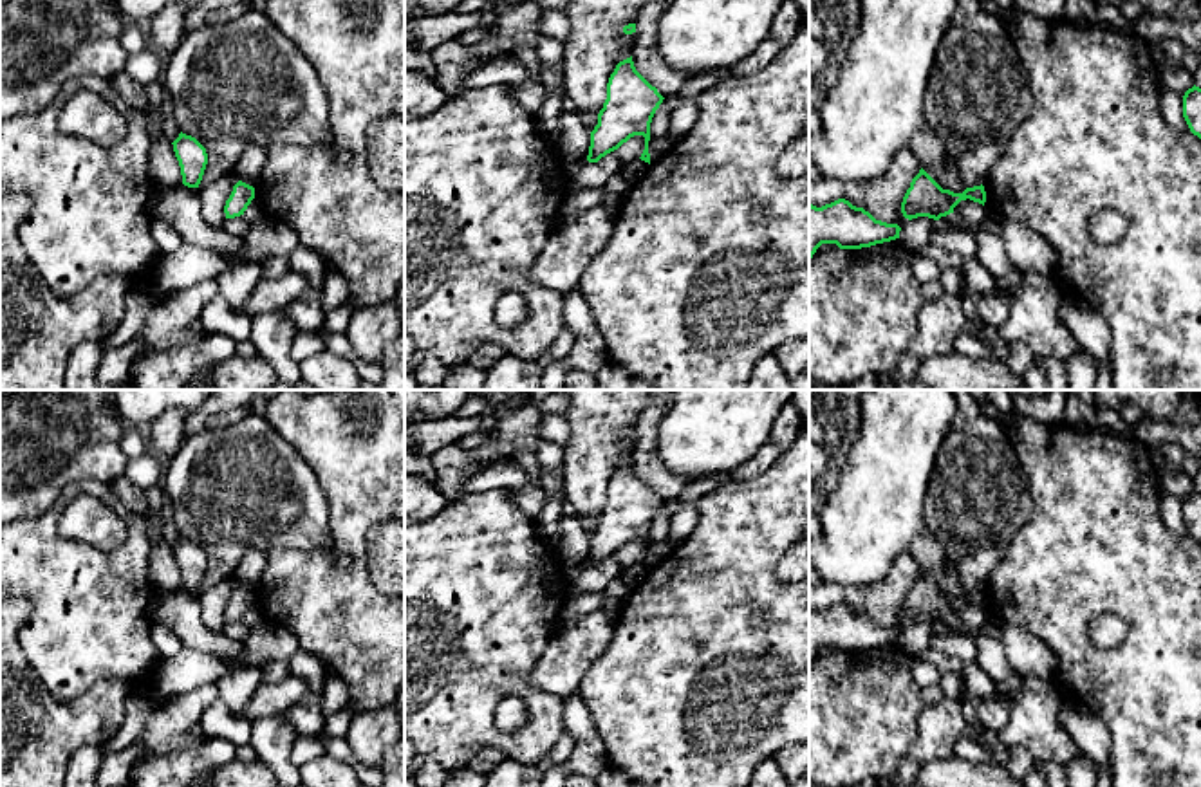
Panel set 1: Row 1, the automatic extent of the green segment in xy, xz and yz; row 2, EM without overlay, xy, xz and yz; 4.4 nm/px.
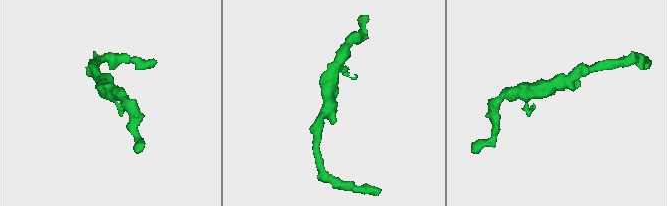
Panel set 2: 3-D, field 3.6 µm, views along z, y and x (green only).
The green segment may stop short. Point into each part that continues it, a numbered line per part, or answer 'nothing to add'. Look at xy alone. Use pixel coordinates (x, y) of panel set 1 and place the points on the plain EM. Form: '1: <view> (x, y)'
nothing to add

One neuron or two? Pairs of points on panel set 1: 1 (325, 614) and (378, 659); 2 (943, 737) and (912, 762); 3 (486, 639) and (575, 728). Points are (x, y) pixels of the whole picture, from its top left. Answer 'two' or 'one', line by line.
1: one
2: one
3: two

